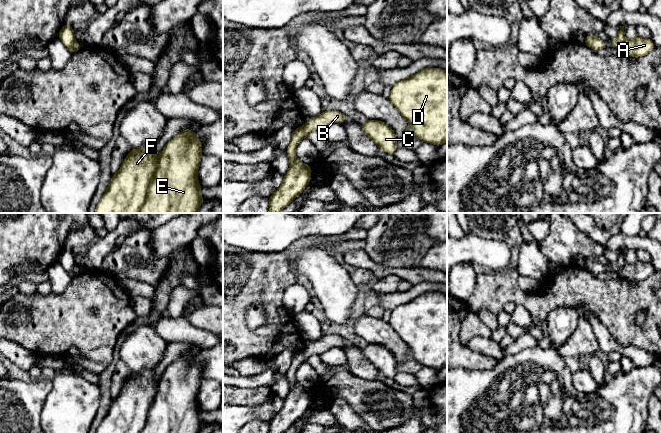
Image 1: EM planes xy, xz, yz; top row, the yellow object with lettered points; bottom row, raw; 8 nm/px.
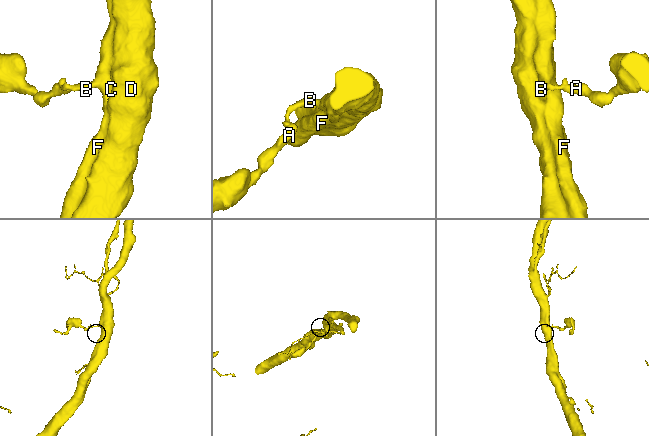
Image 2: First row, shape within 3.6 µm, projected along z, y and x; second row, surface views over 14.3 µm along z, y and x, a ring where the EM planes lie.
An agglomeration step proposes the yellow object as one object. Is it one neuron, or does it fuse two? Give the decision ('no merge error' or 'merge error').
merge error

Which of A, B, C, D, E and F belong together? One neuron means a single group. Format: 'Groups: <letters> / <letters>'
Groups: A / B C D E F

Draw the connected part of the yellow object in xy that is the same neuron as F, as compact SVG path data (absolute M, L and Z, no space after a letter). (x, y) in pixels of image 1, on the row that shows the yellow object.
M184 129L163 148L159 159L154 155L154 145L139 150L132 148L119 171L111 177L107 191L98 202L95 213L197 213L203 197L197 172L202 159L202 141L195 138L195 132Z

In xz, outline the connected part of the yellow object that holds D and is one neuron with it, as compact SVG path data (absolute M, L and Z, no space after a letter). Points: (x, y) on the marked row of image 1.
M425 68L392 86L389 101L410 126L410 132L422 142L440 146L447 142L447 72Z

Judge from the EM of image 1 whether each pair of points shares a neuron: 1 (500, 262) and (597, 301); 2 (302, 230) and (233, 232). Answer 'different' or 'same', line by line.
1: different
2: same

